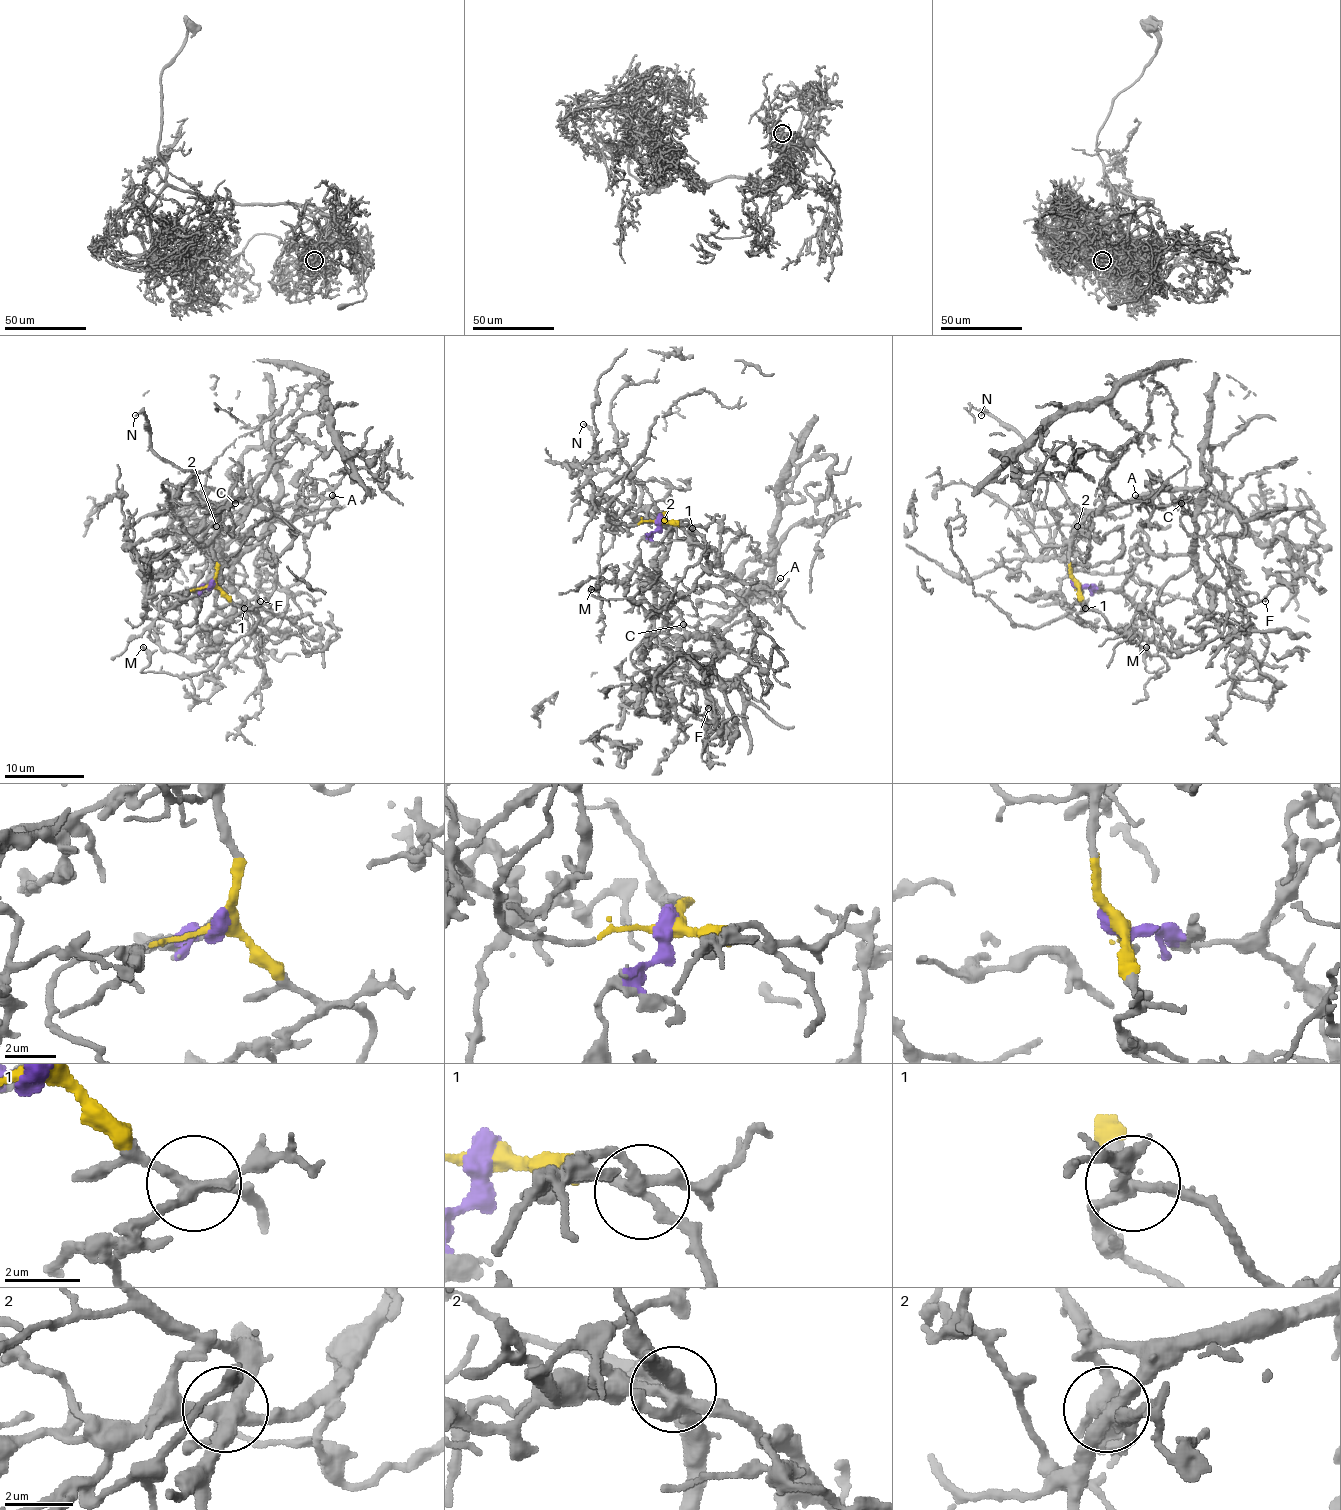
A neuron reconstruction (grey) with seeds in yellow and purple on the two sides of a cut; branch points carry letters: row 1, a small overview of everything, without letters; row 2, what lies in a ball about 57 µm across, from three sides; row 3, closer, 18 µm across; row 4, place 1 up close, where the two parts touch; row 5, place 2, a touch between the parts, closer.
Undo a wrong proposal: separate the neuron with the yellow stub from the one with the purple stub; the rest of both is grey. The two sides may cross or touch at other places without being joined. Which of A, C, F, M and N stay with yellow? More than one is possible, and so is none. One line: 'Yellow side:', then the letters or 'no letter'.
Yellow side: M, N

